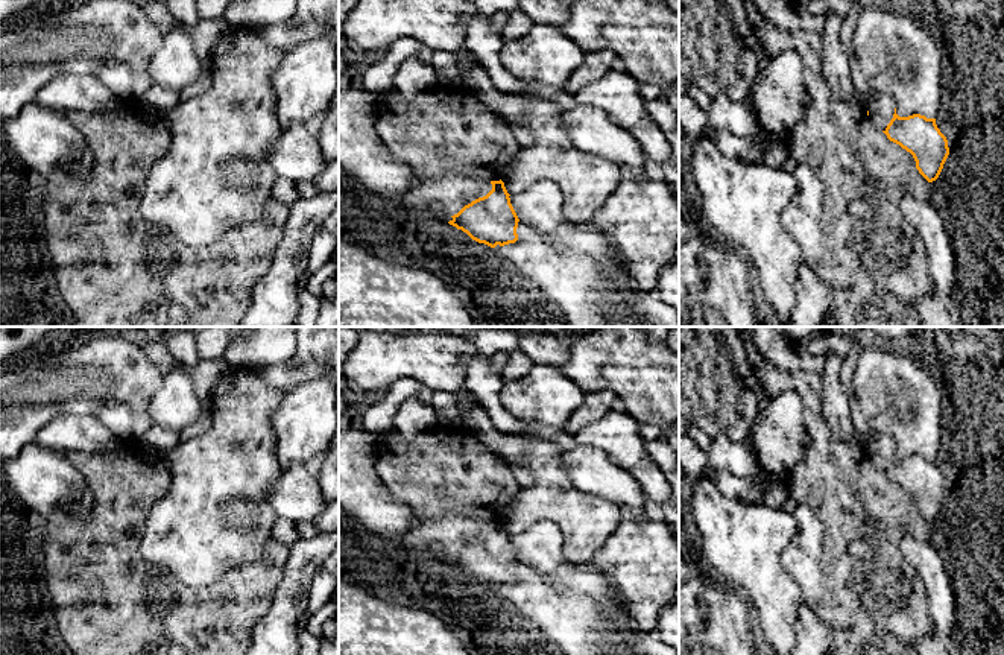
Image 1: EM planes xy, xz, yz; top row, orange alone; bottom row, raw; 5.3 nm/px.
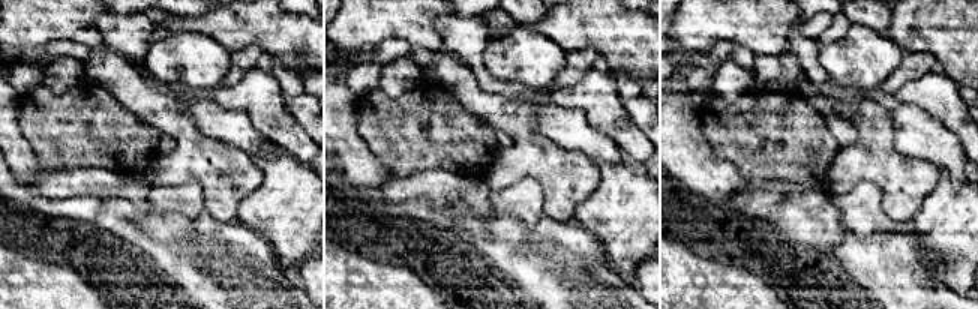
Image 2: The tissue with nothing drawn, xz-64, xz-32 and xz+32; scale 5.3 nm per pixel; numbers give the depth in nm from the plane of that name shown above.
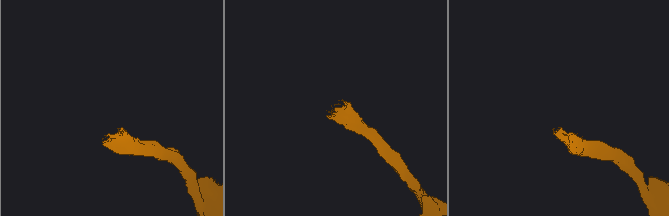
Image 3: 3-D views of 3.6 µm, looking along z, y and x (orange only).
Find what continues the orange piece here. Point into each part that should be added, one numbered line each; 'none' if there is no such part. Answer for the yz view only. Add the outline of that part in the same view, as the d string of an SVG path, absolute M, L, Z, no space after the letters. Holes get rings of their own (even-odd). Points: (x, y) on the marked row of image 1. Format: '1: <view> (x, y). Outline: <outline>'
1: yz (881, 108). Outline: M873 94L867 111L873 125L879 131L886 131L895 114L895 102L887 94Z

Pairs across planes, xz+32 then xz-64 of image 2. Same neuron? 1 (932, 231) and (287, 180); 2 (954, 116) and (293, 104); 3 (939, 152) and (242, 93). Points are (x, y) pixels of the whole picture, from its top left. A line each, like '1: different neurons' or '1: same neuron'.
1: same neuron
2: different neurons
3: different neurons

